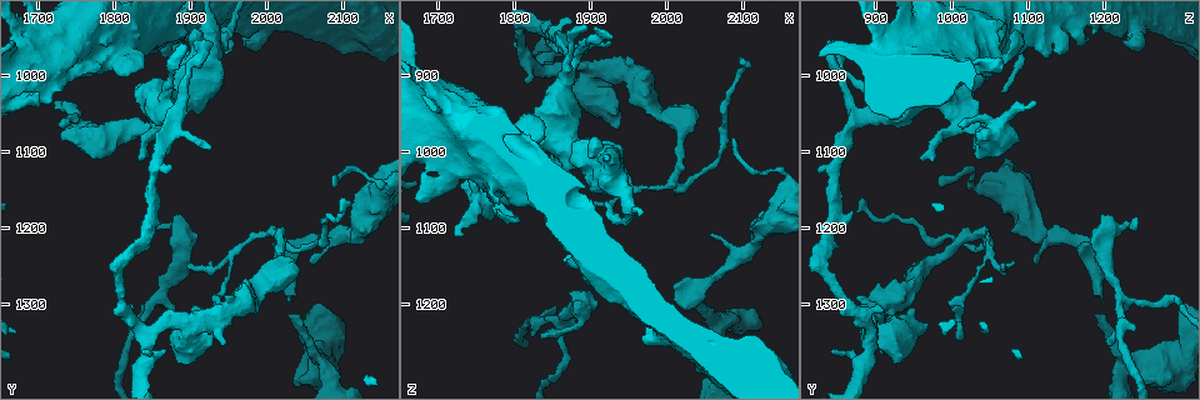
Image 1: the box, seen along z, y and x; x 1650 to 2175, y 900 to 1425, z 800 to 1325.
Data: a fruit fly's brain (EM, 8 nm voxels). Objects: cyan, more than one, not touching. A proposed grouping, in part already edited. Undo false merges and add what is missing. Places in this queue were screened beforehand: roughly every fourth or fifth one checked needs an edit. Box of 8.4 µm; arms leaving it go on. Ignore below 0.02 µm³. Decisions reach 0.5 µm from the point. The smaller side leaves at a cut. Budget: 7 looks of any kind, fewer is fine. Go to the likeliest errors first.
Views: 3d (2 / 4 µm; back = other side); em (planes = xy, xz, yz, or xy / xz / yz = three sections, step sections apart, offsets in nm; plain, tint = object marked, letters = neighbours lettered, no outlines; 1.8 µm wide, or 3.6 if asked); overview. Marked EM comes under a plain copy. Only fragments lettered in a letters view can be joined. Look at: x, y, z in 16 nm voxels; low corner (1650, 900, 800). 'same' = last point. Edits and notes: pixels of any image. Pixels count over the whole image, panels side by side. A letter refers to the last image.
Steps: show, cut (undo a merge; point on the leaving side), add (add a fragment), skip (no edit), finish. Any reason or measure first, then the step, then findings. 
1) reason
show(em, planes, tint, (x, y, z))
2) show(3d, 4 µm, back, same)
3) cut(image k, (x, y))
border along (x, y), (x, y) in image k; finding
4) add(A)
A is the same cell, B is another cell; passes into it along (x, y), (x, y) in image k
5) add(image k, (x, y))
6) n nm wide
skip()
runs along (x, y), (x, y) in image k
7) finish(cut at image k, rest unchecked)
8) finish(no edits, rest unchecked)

an open end
show(em, yz, step 4, letters, (2030, 1295, 1195))

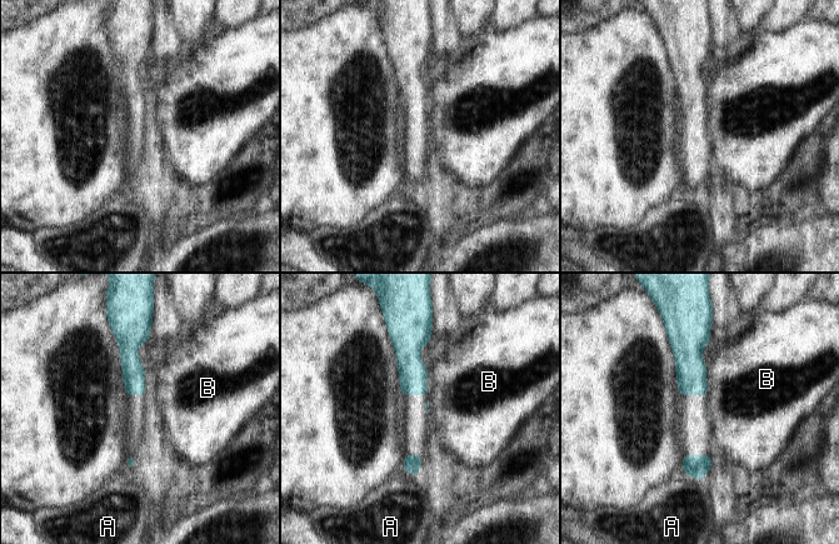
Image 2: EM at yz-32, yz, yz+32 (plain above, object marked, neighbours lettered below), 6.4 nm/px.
skip()
A and B are other cells; border along (704, 364), (707, 395) in image 2; none of them fits

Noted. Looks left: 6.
four or more arms meet
show(em, 3.6 µm, planes, tint, (1880, 1055, 885))

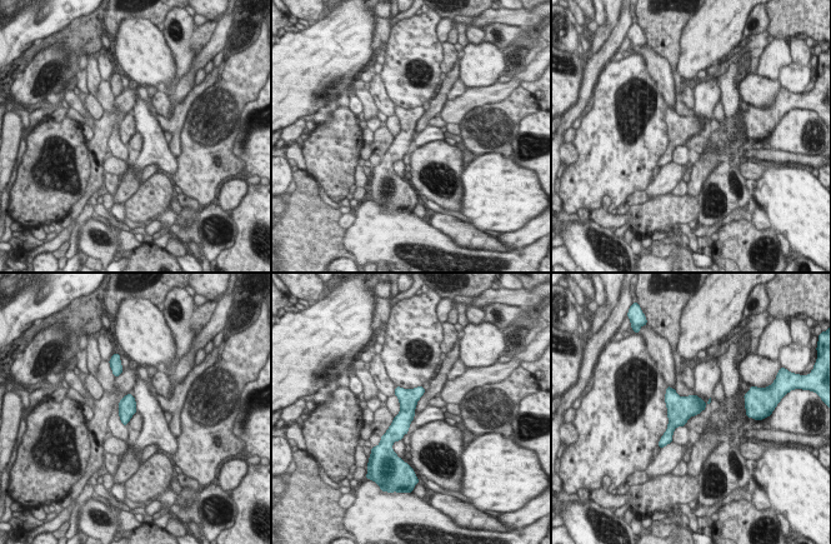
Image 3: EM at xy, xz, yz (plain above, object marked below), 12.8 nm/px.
what lies round it
show(em, 3.6 µm, planes, letters, same)

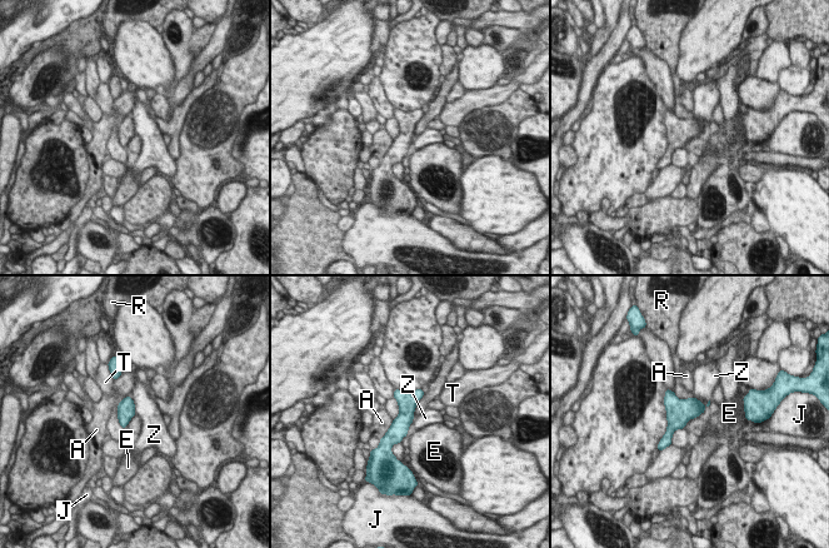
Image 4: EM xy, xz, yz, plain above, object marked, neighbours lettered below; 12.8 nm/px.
220 nm wide; A touches over 340 nm
skip()
A, E, J, R, T and Z are other cells; one cell here

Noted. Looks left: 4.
side arm on a straight run
show(em, xz, step 4, tint, (2010, 1210, 1030))

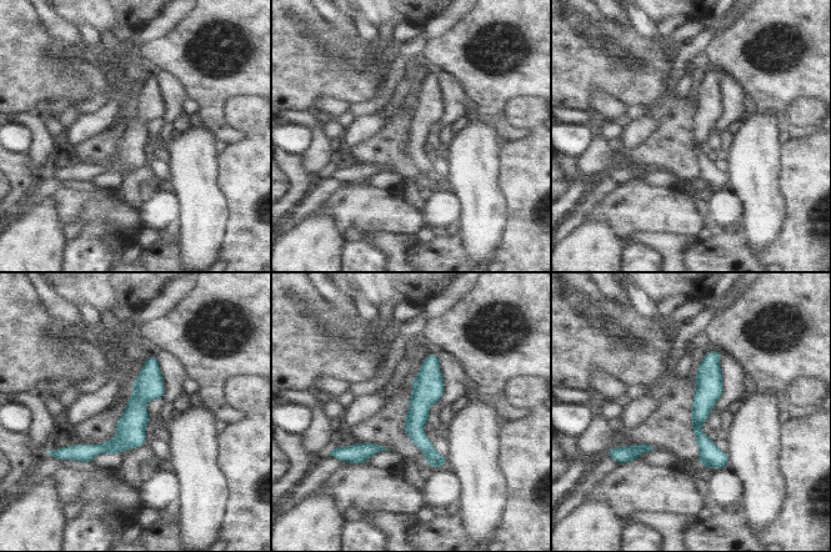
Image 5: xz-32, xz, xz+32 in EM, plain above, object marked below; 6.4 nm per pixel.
show(em, xz, step 4, letters, same)

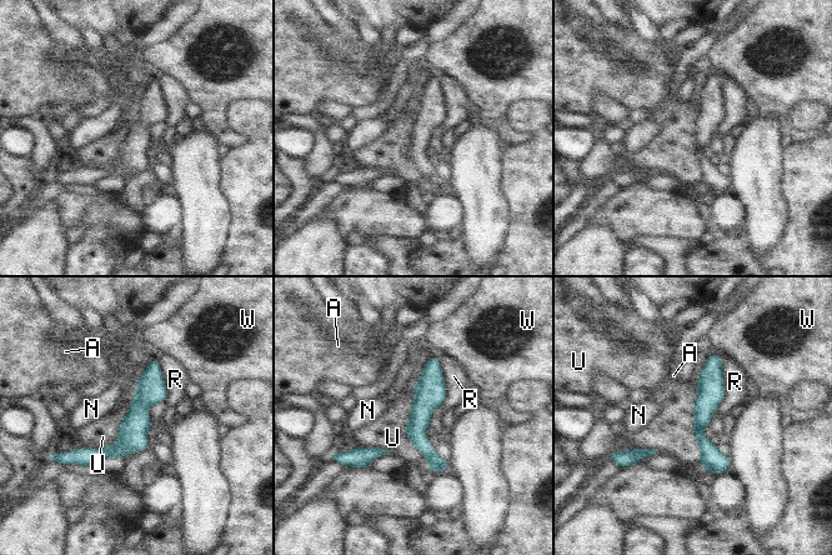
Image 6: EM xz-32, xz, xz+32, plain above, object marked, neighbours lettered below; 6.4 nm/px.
skip()
A, N, R, U and W are other cells; runs along (155, 363), (133, 433), (74, 460) in image 6; one cell here

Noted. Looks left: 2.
finish(no edits, rest unchecked)

